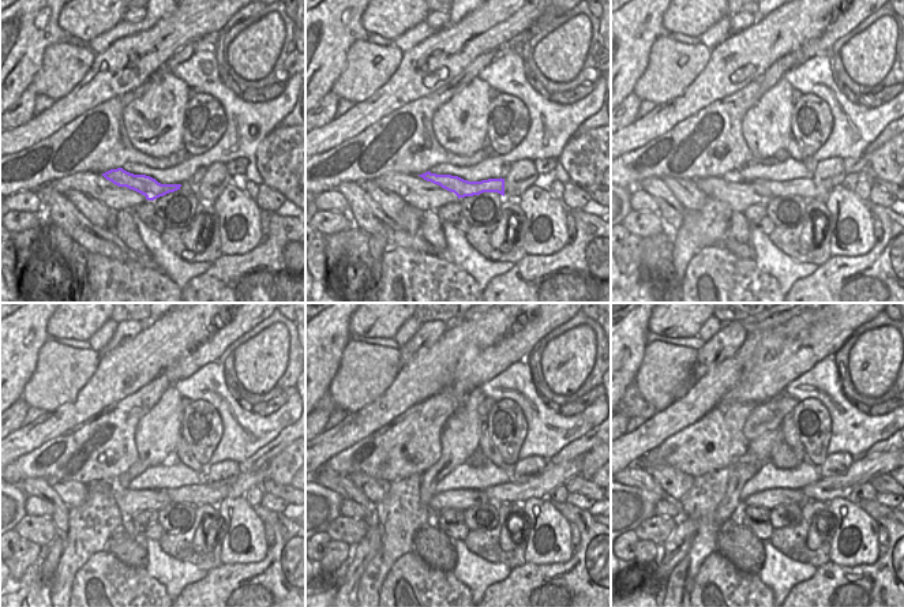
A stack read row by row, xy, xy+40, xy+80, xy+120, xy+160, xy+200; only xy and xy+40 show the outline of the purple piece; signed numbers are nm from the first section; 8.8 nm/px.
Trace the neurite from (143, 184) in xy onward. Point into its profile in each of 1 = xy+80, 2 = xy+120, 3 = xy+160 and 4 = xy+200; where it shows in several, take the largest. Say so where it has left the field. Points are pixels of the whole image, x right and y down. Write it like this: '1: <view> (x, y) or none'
1: xy+80 (805, 188)
2: xy+120 (201, 494)
3: xy+160 (554, 475)
4: xy+200 (863, 469)

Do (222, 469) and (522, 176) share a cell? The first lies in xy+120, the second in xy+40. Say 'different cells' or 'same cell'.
same cell

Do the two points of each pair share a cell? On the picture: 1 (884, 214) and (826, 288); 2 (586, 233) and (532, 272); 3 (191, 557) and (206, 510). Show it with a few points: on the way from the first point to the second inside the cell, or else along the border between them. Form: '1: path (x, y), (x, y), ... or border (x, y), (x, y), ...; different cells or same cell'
1: path (888, 236), (888, 242), (862, 269), (848, 274); same cell
2: path (576, 248), (554, 270), (547, 272); same cell
3: path (187, 546), (187, 538), (197, 521); same cell

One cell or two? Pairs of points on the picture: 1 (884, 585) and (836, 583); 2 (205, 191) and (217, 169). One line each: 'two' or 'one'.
1: one
2: one

